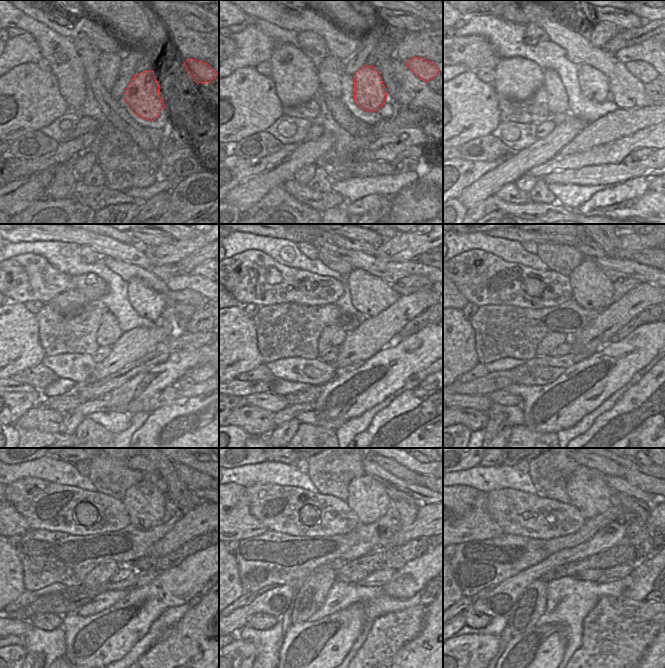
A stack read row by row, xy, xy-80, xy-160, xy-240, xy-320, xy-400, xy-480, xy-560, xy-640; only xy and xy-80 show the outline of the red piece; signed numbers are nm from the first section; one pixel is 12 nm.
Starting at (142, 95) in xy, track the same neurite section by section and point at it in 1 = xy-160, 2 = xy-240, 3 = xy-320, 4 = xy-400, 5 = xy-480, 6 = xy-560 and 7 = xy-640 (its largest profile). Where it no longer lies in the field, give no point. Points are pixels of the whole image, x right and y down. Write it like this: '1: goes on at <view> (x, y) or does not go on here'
1: goes on at xy-160 (593, 83)
2: goes on at xy-240 (148, 303)
3: goes on at xy-320 (370, 295)
4: goes on at xy-400 (591, 289)
5: goes on at xy-480 (144, 503)
6: goes on at xy-560 (367, 498)
7: goes on at xy-640 (587, 488)

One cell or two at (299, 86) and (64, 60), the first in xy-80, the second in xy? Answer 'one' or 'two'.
one

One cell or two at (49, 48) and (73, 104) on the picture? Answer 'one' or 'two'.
one

